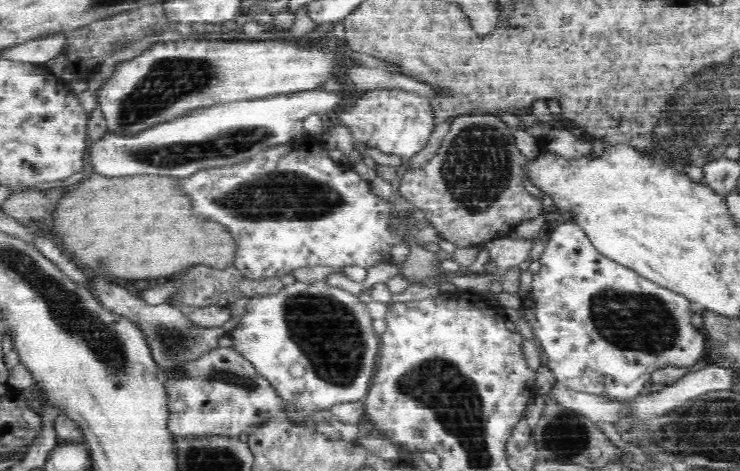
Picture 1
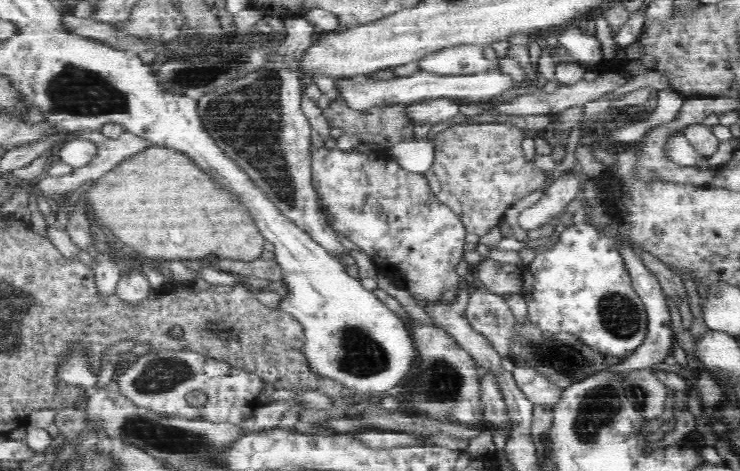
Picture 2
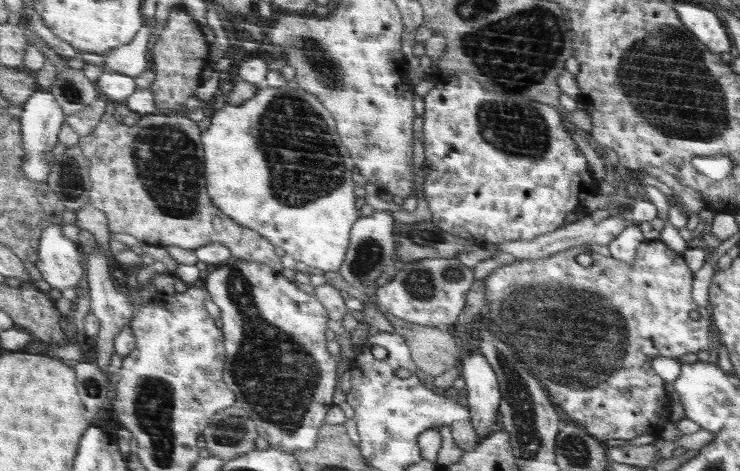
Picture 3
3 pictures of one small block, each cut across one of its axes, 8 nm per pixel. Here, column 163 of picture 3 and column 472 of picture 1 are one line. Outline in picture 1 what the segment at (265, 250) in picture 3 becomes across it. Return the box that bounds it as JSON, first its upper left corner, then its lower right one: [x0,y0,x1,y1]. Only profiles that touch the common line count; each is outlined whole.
[399,114,542,247]

